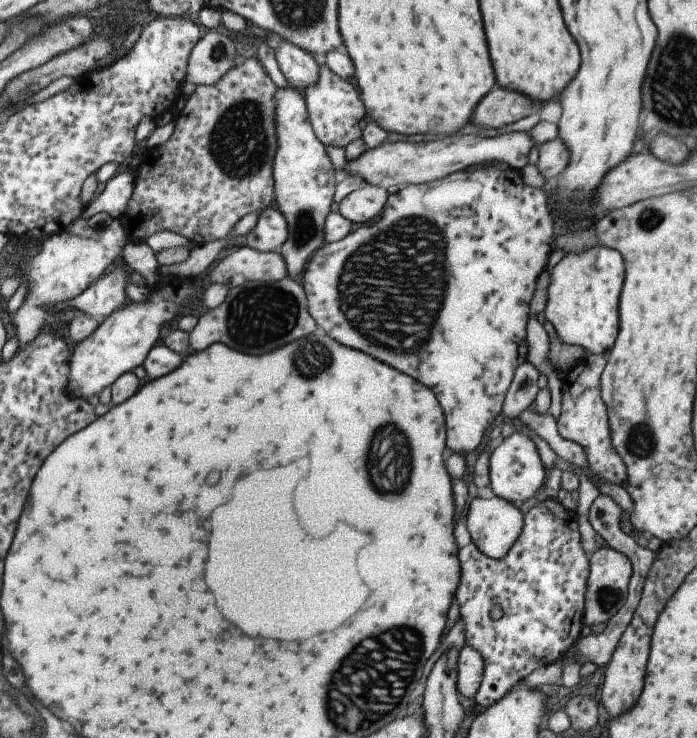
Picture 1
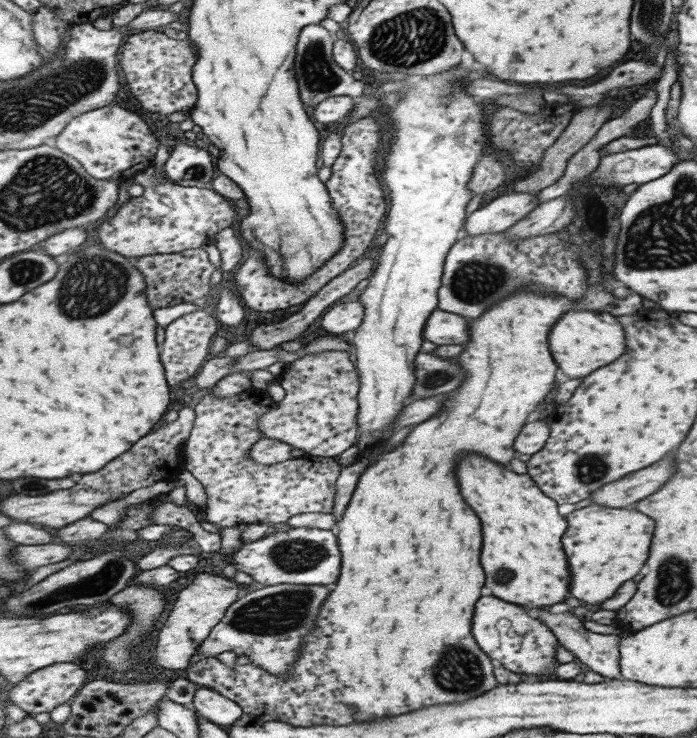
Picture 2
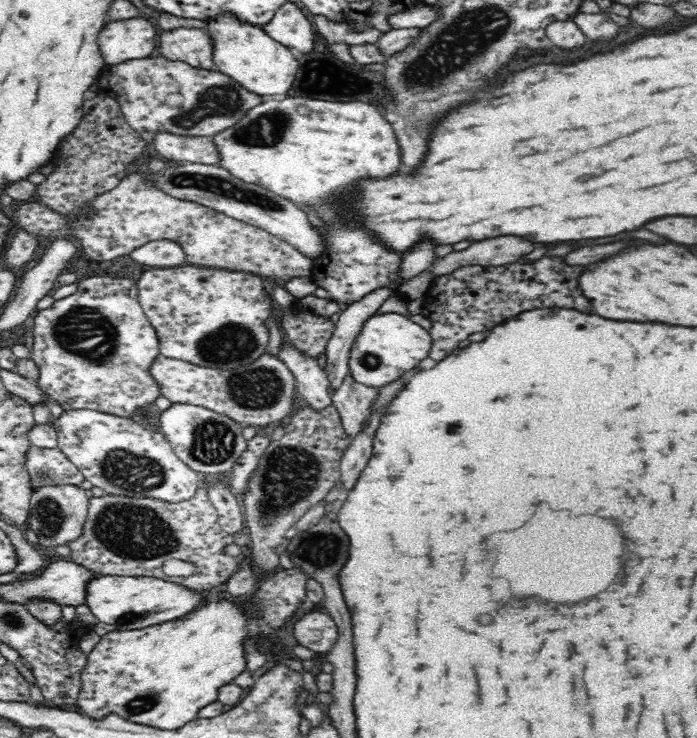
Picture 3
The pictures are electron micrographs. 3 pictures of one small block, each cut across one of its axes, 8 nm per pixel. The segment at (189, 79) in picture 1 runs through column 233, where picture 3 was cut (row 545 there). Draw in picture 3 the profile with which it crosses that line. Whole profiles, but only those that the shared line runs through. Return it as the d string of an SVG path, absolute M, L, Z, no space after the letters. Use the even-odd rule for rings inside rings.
M75 484L60 486L42 486L34 489L31 495L31 509L26 527L34 530L38 536L38 545L46 550L54 550L56 546L64 546L76 538L80 538L84 530L84 520L88 516L88 496L84 489Z

